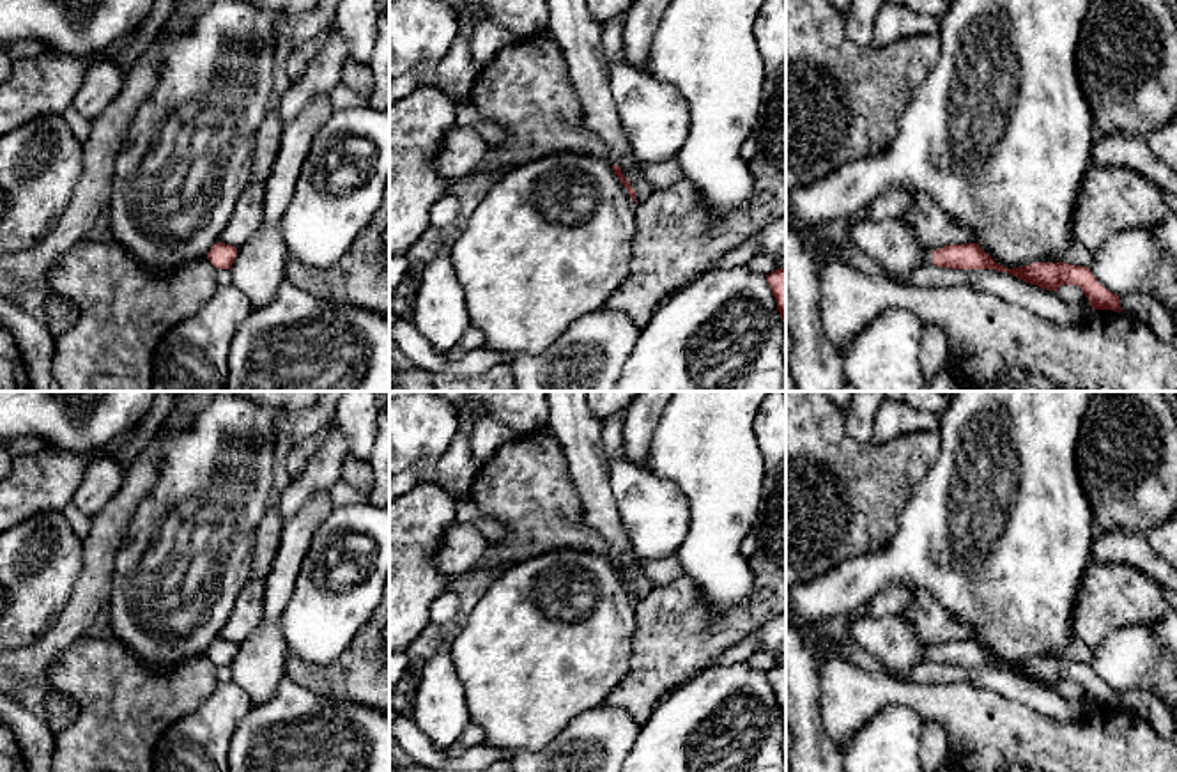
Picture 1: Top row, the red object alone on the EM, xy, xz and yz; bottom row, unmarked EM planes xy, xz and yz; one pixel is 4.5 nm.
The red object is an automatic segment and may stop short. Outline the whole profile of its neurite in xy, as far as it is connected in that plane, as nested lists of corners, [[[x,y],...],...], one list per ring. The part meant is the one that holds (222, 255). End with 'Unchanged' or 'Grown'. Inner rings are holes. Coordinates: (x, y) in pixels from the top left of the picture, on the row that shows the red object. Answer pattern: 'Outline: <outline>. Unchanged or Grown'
Outline: [[[216,243],[207,253],[207,259],[216,269],[230,269],[235,257],[237,257],[237,248],[225,243]]]. Unchanged

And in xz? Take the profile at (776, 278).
Outline: [[[777,267],[770,274],[766,274],[766,282],[775,297],[777,310],[786,328],[786,271]]]. Unchanged

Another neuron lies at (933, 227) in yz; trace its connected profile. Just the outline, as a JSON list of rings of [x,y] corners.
[[[917,193],[908,212],[903,216],[913,228],[915,237],[929,250],[949,244],[973,243],[973,234],[952,220],[929,195]]]

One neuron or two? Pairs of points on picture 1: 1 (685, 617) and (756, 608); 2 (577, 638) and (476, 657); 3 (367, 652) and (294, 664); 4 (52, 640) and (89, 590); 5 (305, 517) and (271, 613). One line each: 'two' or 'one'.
1: one
2: one
3: one
4: one
5: one

